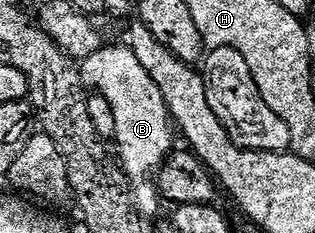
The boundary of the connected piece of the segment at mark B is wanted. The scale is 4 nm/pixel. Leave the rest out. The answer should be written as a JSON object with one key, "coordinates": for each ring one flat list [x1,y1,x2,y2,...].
{"coordinates":[[127,45,101,47,98,53,83,60,82,74,85,84,95,89,102,97,106,97,106,101,110,101,110,109,114,109,116,126,114,143,115,146,120,146,119,162,124,165,140,163,140,175,144,179,138,177,132,179,132,195,136,198,136,210,144,217,158,214,162,196,160,188,152,178,154,172,164,164,165,159,174,150,172,144,174,124,172,116,168,114,168,106,162,93,158,93,158,85,154,85,150,73,142,69,142,61,134,57,131,47]]}

